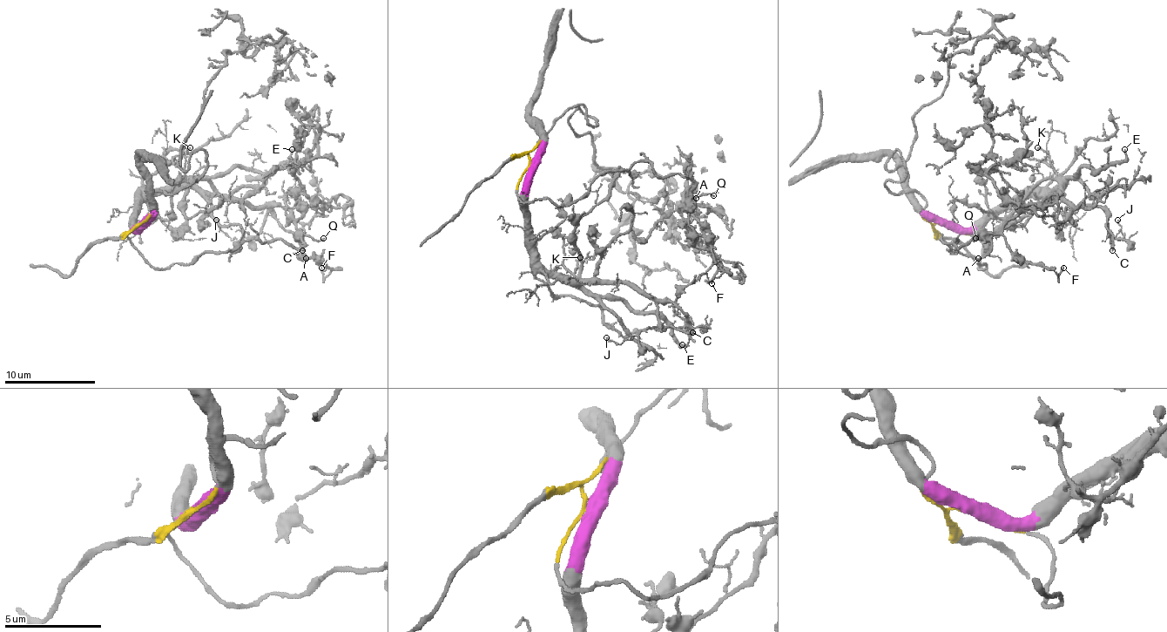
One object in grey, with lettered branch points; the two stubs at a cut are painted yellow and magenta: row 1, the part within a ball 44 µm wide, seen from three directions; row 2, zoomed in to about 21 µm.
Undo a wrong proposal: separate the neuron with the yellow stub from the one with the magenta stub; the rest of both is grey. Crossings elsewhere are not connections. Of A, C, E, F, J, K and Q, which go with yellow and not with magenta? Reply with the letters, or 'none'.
A, F, Q

